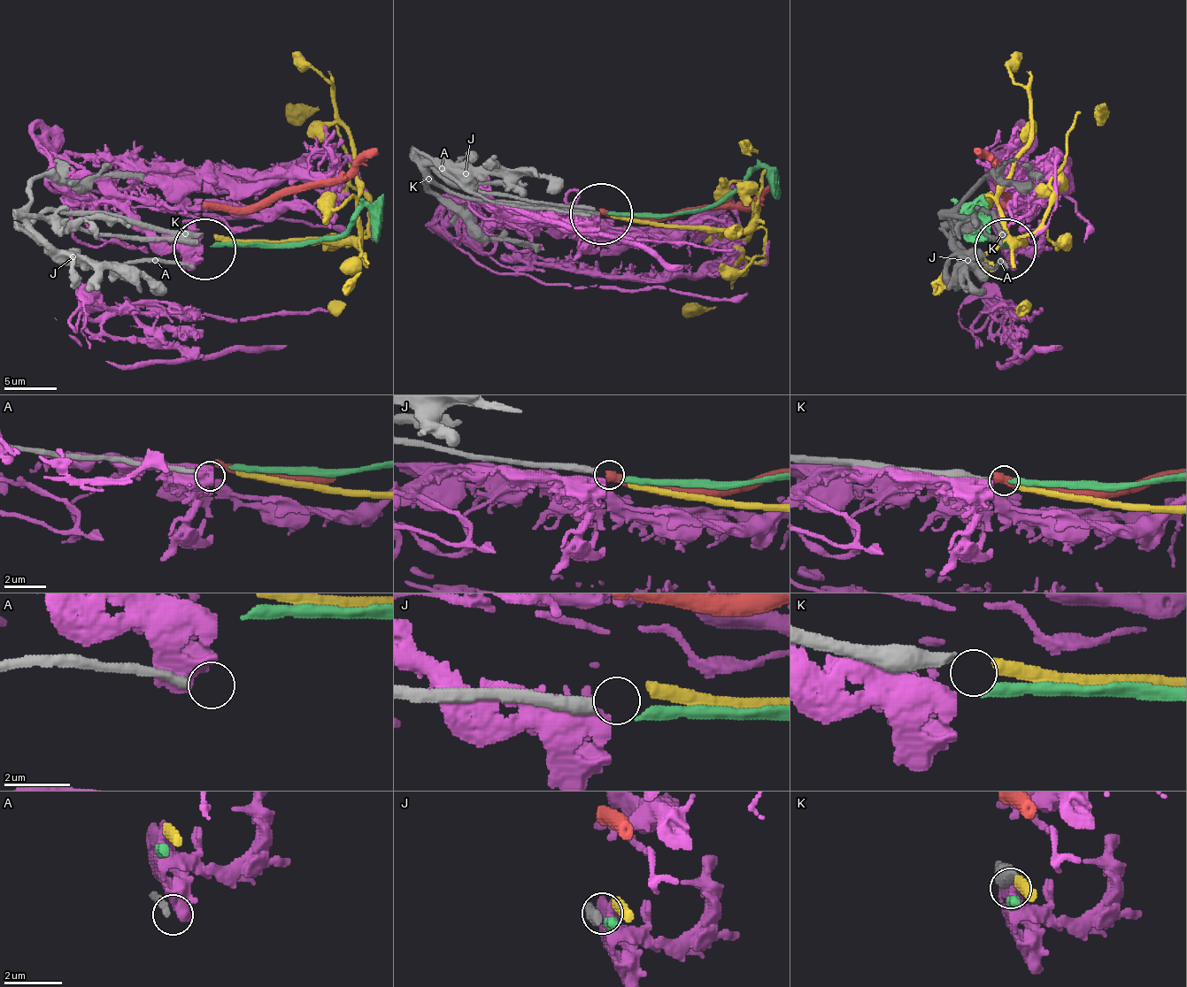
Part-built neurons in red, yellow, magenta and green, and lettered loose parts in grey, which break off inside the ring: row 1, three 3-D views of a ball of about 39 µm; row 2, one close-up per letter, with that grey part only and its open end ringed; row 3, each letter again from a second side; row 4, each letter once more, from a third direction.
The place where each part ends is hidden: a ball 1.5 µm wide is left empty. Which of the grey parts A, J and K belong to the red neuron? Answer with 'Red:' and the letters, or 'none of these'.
Red: none of these

